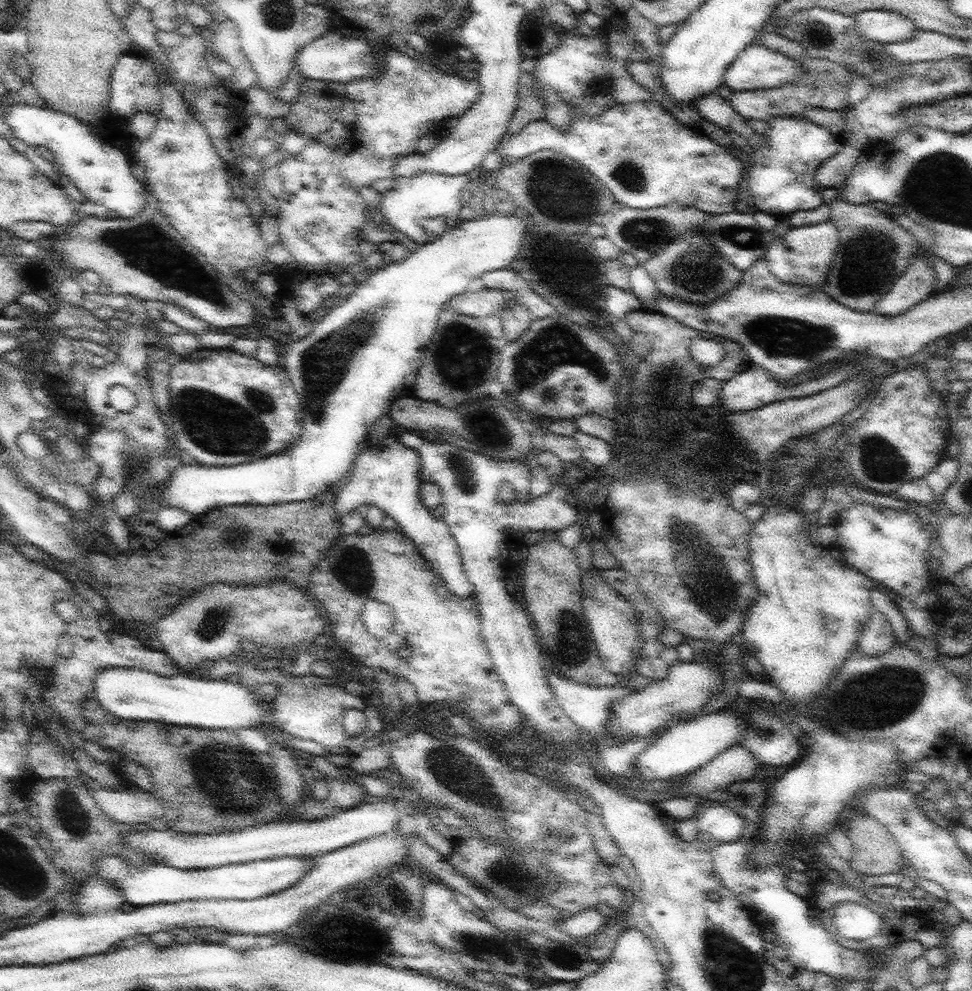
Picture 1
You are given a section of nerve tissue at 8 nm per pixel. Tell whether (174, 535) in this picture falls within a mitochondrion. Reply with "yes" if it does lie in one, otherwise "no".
no

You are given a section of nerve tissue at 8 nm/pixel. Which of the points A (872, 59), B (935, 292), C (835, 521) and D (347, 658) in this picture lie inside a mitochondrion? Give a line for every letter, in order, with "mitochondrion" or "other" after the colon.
A: mitochondrion
B: other
C: other
D: other

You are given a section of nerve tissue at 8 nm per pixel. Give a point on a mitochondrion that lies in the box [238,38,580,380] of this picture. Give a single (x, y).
(456, 340)

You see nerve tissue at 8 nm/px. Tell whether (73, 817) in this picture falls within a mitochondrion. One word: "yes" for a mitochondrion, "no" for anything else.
yes

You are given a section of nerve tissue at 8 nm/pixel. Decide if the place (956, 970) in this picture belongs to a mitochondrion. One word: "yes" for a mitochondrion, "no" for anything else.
no

